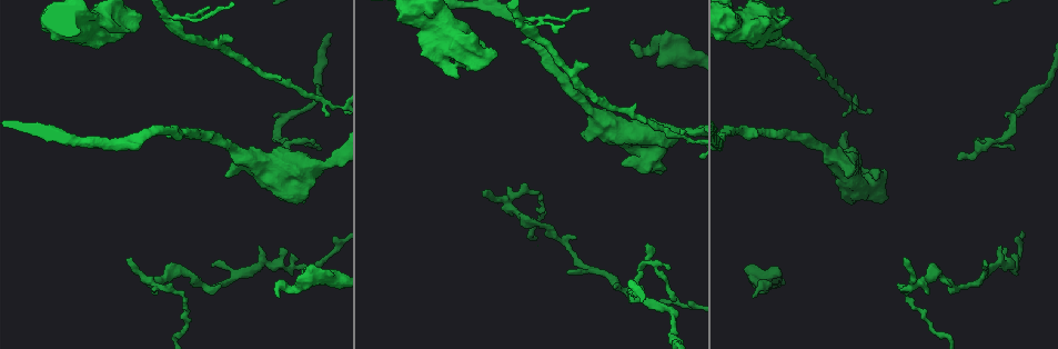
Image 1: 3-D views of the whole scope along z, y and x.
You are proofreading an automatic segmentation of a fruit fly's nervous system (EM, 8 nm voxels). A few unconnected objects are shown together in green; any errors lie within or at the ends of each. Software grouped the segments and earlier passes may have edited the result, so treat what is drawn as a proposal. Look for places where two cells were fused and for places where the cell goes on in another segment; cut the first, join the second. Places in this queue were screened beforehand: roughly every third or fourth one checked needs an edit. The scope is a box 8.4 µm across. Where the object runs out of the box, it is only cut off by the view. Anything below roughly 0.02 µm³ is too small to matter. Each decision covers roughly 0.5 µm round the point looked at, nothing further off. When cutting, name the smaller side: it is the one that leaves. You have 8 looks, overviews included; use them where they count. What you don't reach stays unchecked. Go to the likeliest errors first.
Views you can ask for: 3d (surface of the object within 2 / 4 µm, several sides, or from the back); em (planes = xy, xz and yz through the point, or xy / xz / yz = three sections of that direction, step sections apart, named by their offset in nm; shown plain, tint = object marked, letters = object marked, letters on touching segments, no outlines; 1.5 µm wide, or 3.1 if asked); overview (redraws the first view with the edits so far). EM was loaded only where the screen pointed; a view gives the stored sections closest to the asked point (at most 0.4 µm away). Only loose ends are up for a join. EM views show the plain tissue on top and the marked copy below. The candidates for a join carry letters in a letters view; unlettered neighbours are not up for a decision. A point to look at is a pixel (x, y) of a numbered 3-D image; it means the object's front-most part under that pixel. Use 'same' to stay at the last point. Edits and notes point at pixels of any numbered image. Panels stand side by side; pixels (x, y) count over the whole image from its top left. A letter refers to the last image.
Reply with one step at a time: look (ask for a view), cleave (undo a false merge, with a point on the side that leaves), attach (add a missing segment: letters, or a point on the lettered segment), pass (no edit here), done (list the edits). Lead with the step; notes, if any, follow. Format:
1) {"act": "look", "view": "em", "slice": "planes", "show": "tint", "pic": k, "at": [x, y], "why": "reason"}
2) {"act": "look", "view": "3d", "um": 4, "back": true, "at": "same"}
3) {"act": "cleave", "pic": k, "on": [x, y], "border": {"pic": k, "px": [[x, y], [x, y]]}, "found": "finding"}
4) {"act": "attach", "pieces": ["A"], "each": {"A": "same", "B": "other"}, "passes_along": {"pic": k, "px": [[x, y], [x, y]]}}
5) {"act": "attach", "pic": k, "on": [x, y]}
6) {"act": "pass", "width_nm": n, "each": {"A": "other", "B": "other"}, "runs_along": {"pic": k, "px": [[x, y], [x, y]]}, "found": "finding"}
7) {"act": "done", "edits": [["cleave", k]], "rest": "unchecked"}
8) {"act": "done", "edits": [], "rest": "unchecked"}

{"act": "look", "view": "3d", "um": 2, "pic": 1, "at": [689, 129], "why": "calibre changes"}

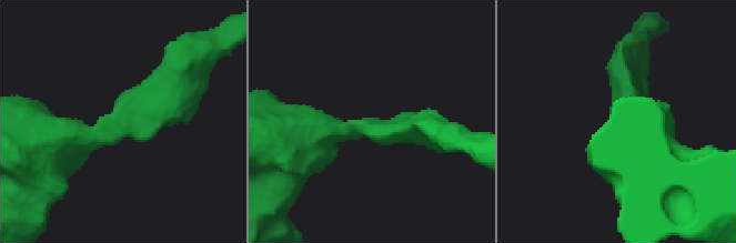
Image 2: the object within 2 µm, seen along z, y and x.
{"act": "look", "view": "em", "slice": "planes", "show": "tint", "pic": 2, "at": [373, 125], "arm_widths_nm": [220, 500], "why": "need the tissue"}

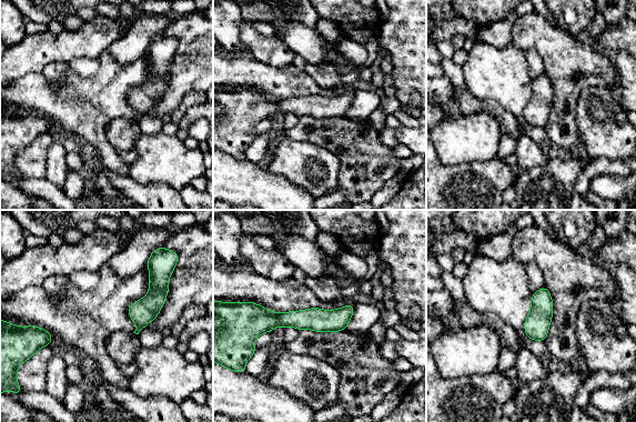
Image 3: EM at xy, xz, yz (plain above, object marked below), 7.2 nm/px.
{"act": "look", "view": "em", "slice": "planes", "show": "letters", "at": "same"}

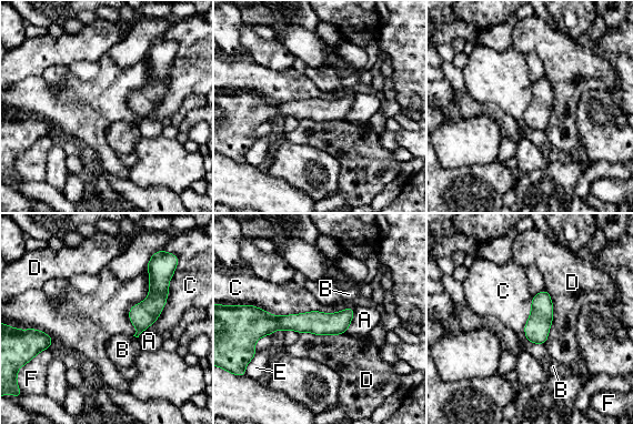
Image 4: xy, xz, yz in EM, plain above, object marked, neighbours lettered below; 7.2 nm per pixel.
{"act": "pass", "each": {"A": "other", "B": "other", "C": "other", "D": "other", "E": "other", "F": "other"}, "runs_along": {"pic": 4, "px": [[351, 310], [339, 322], [250, 314]]}, "found": "one cell here"}

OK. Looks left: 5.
{"act": "look", "view": "em", "slice": "xy", "step": 8, "show": "letters", "pic": 1, "at": [288, 251]}

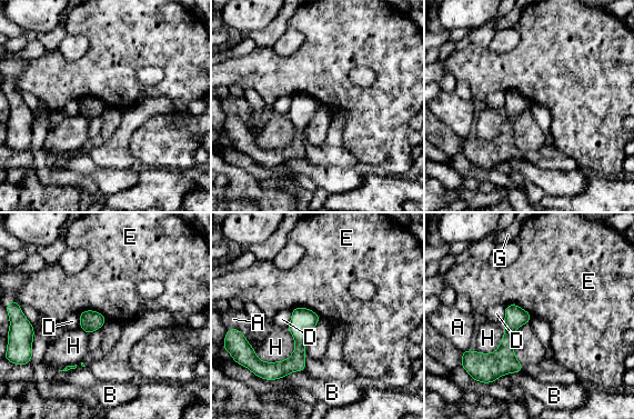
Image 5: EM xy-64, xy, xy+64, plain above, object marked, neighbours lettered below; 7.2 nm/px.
{"act": "look", "view": "em", "slice": "planes", "show": "letters", "at": "same"}

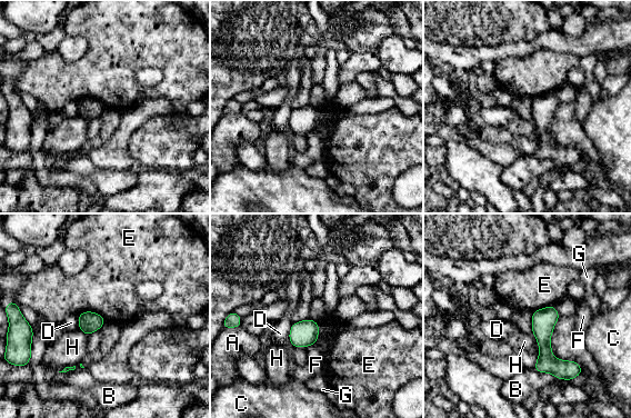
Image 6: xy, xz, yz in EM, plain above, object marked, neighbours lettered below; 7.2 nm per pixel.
{"act": "pass", "width_nm": 150, "longest_contact_nm": ["E", 220], "each": {"A": "other", "B": "other", "C": "other", "D": "other", "E": "other", "F": "other", "G": "other", "H": "other"}, "found": "no lettered segment goes on from it"}

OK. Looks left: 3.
{"act": "look", "view": "3d", "um": 4, "pic": 1, "at": [674, 301], "why": "branch stops here"}

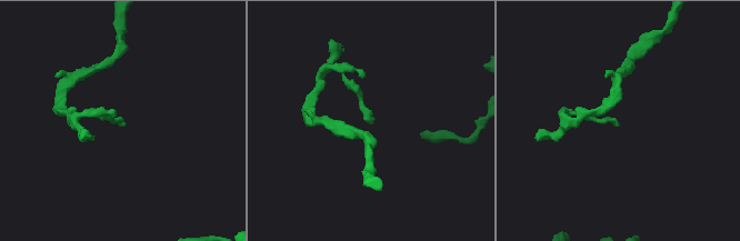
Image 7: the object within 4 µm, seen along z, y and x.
{"act": "look", "view": "em", "slice": "planes", "show": "letters", "pic": 7, "at": [619, 125], "why": "need the tissue"}

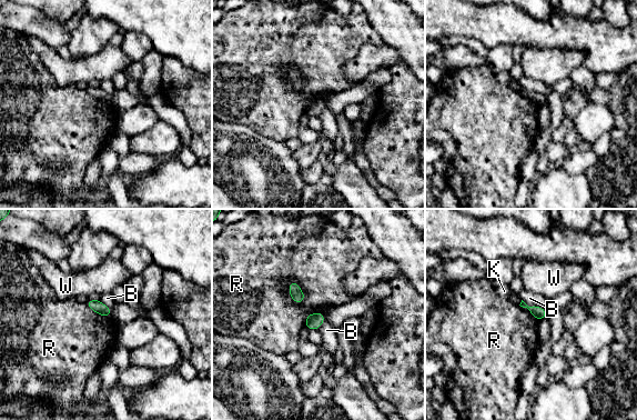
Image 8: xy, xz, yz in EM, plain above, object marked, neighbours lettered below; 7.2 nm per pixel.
{"act": "pass", "each": {"B": "other", "K": "other", "R": "other", "W": "other"}, "border": {"pic": 8, "px": [[522, 299], [545, 310]]}, "found": "no lettered segment goes on from it"}

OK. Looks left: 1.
{"act": "done", "edits": [], "rest": "unchecked"}

